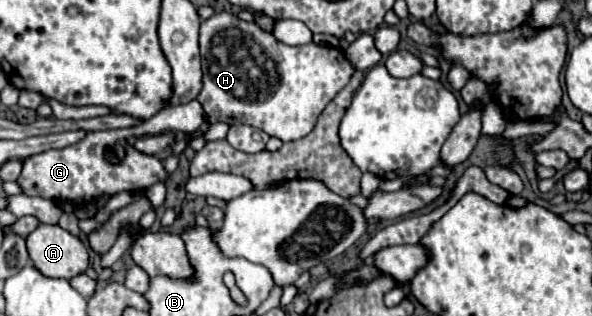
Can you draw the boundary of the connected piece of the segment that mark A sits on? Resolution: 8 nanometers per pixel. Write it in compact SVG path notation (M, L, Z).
M39 225L27 237L33 265L47 277L73 279L89 267L89 247L59 225Z

